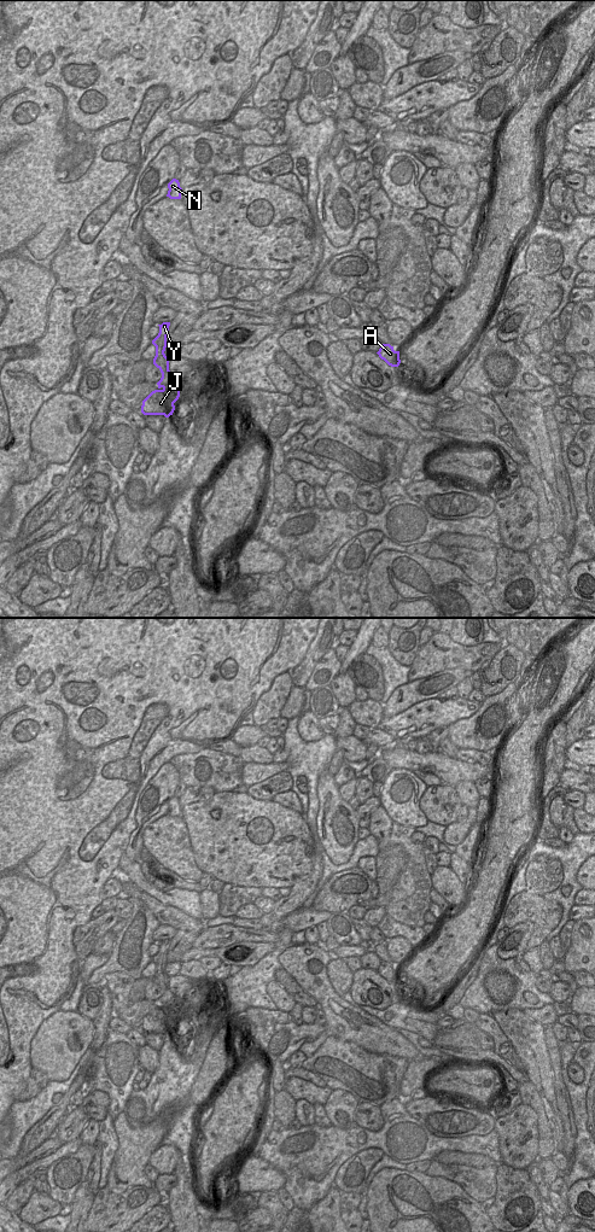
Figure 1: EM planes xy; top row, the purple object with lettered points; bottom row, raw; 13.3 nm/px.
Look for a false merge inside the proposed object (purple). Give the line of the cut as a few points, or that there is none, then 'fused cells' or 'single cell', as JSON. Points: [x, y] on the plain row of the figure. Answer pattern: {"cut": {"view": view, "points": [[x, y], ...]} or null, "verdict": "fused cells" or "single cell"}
{"cut": {"view": "xy", "points": [[163, 1006], [171, 1023]]}, "verdict": "fused cells"}

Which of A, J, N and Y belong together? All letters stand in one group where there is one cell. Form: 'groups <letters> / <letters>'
groups A N Y / J

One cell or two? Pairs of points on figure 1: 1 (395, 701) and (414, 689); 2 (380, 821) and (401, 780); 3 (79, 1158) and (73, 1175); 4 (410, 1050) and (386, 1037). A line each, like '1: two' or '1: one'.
1: one
2: two
3: one
4: one

